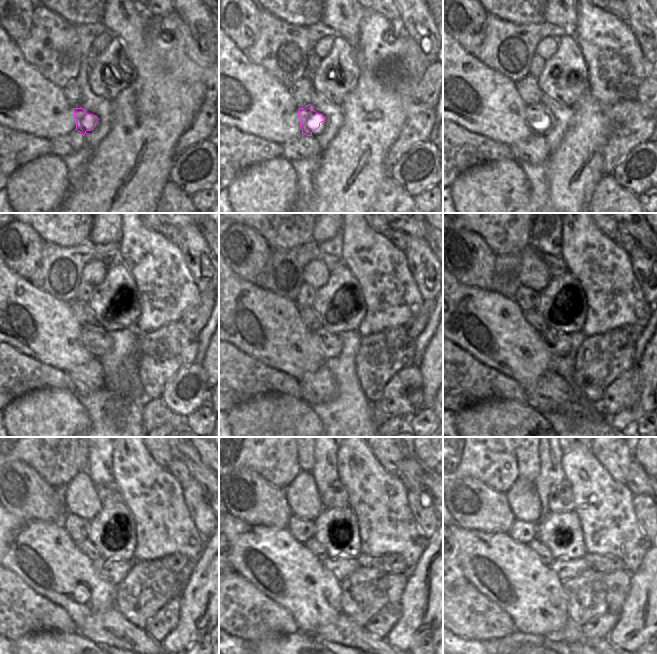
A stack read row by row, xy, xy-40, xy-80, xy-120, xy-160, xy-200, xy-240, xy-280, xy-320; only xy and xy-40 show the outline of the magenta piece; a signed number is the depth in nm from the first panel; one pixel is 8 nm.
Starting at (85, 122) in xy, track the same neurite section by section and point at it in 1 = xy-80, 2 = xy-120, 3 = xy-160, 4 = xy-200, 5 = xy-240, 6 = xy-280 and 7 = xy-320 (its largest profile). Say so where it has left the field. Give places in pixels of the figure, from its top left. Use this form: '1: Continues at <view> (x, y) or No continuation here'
1: Continues at xy-80 (537, 114)
2: Continues at xy-120 (96, 340)
3: Continues at xy-160 (329, 344)
4: Continues at xy-200 (559, 344)
5: Continues at xy-240 (113, 570)
6: Continues at xy-280 (341, 568)
7: Continues at xy-320 (565, 568)

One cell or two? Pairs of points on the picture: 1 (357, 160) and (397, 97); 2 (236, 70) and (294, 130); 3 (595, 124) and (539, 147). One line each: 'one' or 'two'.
1: one
2: one
3: two

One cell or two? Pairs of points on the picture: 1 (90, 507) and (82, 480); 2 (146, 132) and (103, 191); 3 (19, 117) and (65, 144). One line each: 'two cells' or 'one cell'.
1: one cell
2: one cell
3: two cells

